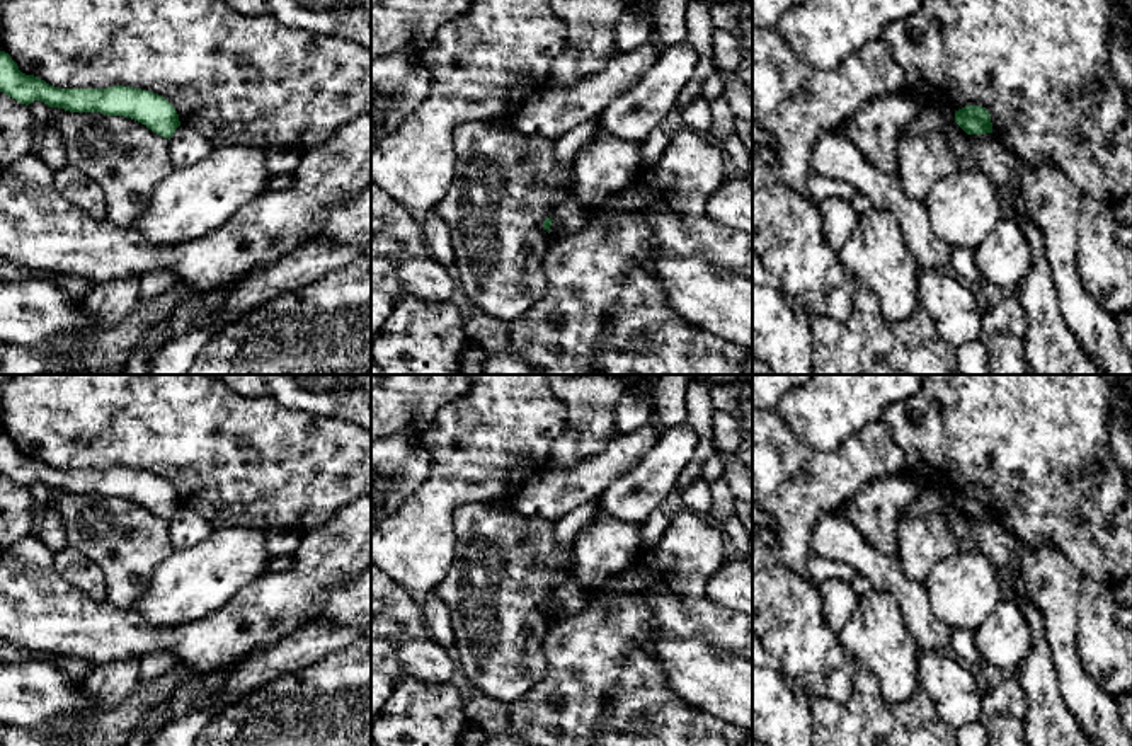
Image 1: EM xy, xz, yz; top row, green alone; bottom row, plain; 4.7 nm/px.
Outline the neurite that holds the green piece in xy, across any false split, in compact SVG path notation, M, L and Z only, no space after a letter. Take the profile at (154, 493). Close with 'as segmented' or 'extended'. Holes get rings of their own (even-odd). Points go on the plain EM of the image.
M0 433L0 473L26 487L41 482L49 489L61 489L70 494L131 499L169 521L180 508L175 489L158 475L124 467L58 470L34 456L22 455L5 433Z; as segmented

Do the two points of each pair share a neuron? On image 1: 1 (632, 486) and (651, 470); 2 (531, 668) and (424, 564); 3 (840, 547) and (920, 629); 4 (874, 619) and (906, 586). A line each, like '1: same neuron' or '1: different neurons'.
1: same neuron
2: different neurons
3: same neuron
4: different neurons

